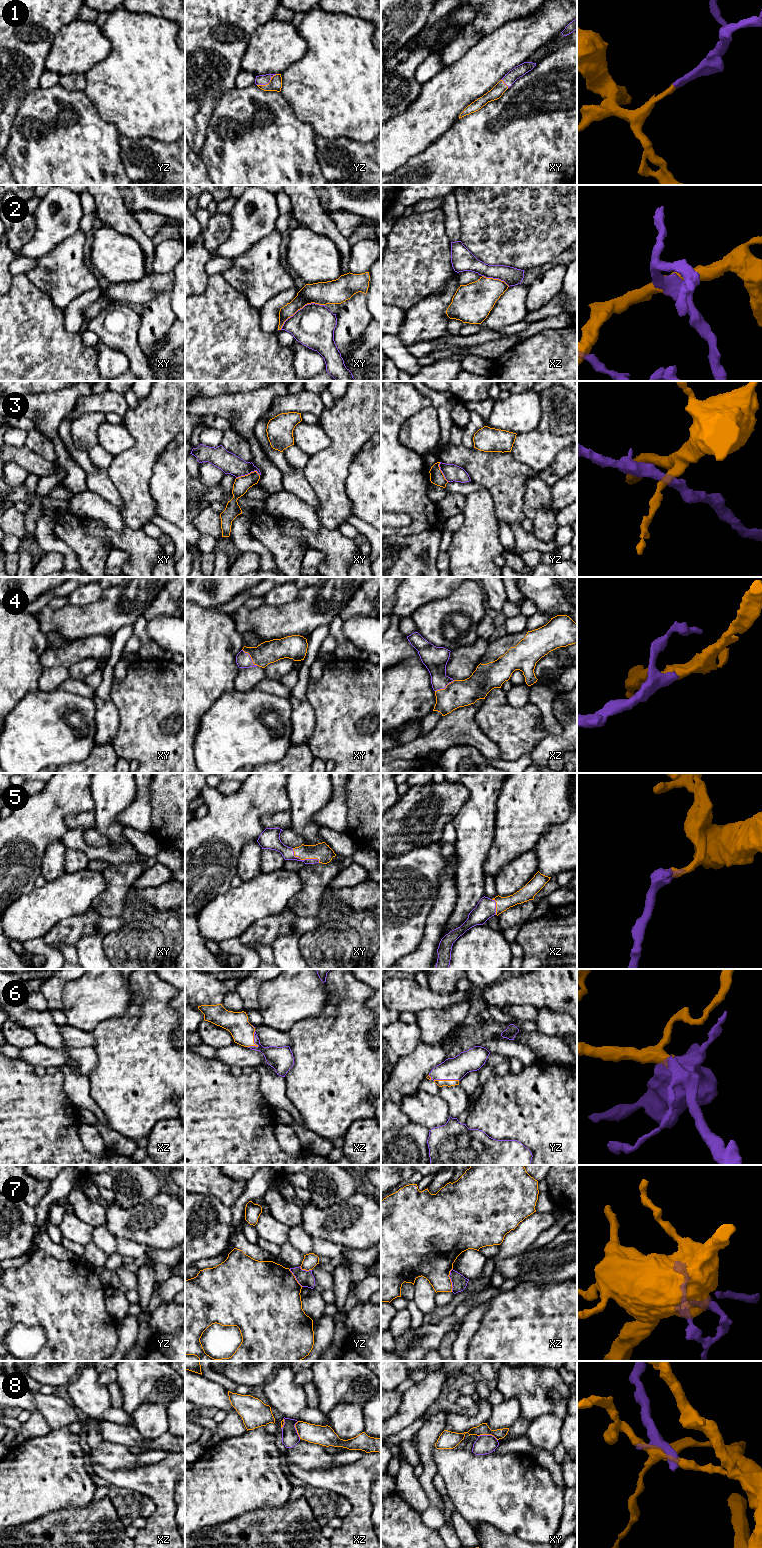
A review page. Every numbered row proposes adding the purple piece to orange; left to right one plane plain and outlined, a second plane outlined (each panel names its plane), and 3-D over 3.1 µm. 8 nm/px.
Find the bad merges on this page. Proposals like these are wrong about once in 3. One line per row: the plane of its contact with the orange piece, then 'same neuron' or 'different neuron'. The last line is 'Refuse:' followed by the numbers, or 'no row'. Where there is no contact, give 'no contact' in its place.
1: contact in yz; same neuron
2: contact in xy; different neuron
3: contact in xy; different neuron
4: contact in xy; same neuron
5: contact in xy; same neuron
6: contact in xz; same neuron
7: contact in xz; different neuron
8: contact in xy; different neuron
Refuse: 2, 3, 7, 8

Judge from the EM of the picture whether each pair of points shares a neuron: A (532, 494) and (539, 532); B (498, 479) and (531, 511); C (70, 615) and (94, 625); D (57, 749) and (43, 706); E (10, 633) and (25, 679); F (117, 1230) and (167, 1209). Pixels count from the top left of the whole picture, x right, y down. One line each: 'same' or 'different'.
A: same
B: different
C: same
D: same
E: same
F: same

